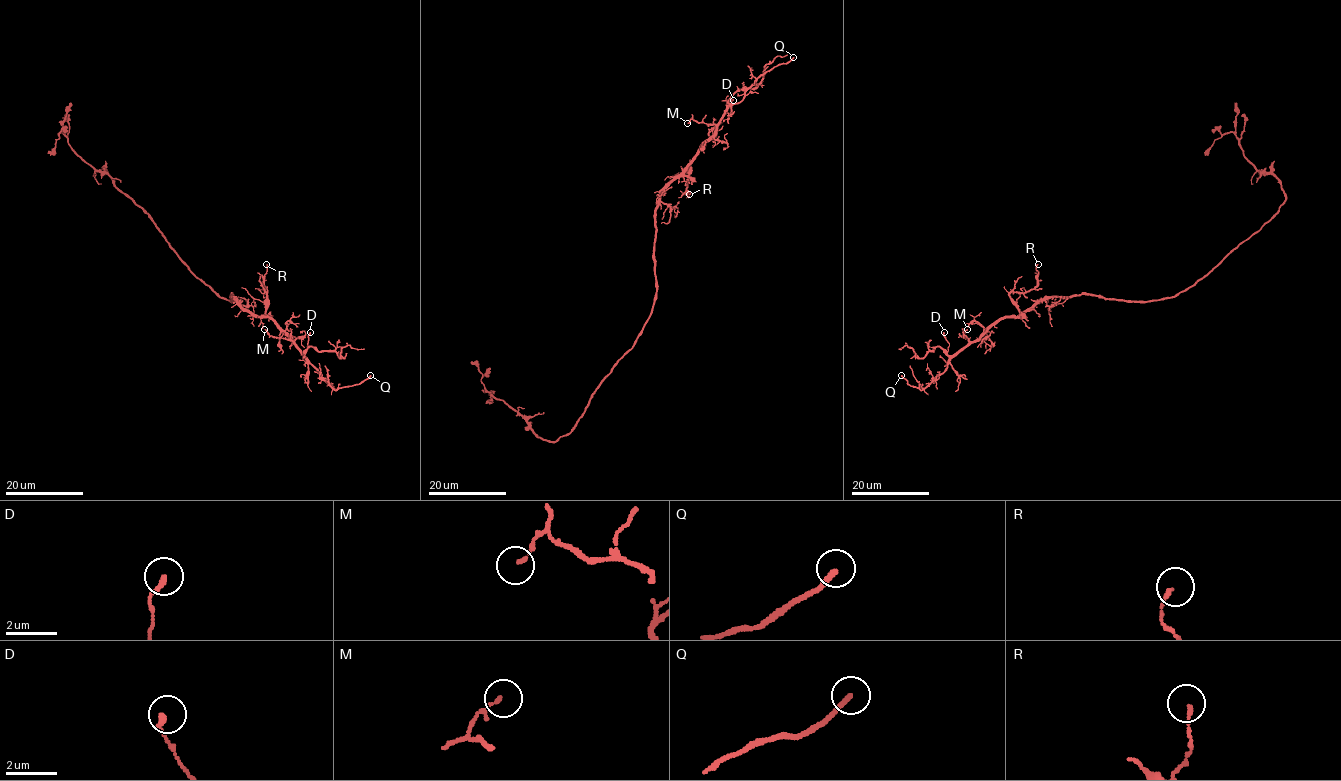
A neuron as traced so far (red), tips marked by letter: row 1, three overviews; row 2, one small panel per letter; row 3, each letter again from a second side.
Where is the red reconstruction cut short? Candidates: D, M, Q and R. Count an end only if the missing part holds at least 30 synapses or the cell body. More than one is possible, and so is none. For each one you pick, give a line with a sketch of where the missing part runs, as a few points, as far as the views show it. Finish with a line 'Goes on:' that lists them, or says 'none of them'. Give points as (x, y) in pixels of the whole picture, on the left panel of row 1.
Q: missing branch runs (370, 375), (386, 360), (381, 355), (362, 346), (343, 330), (318, 321)
Goes on: Q

